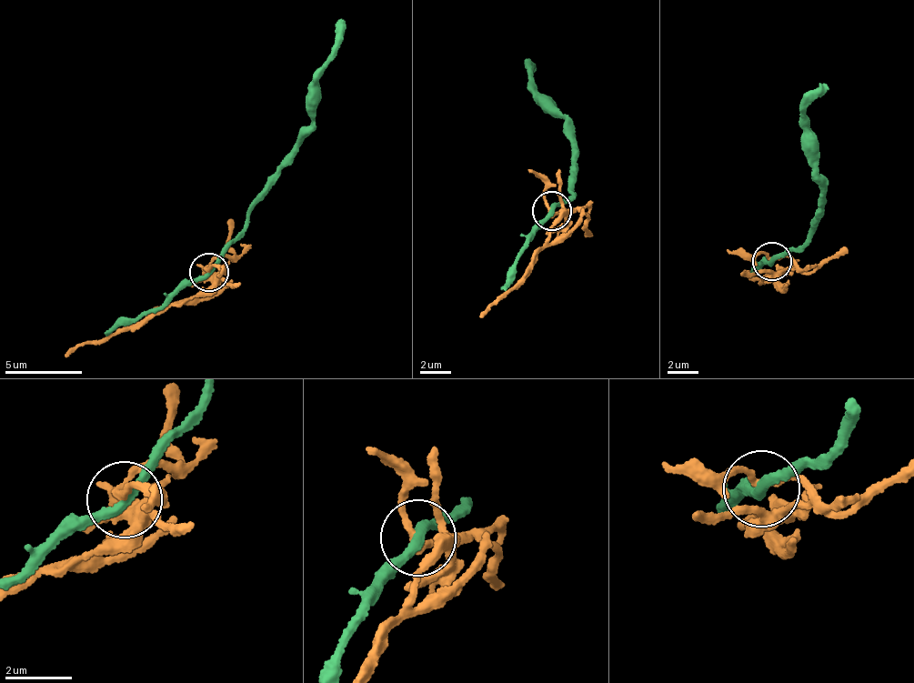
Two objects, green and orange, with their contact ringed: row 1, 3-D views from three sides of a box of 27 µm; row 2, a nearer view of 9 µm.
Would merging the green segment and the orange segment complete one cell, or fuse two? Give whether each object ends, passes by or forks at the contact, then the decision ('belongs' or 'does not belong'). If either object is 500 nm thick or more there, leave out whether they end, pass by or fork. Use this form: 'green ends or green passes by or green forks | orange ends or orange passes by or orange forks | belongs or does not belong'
green passes by | orange passes by | does not belong

